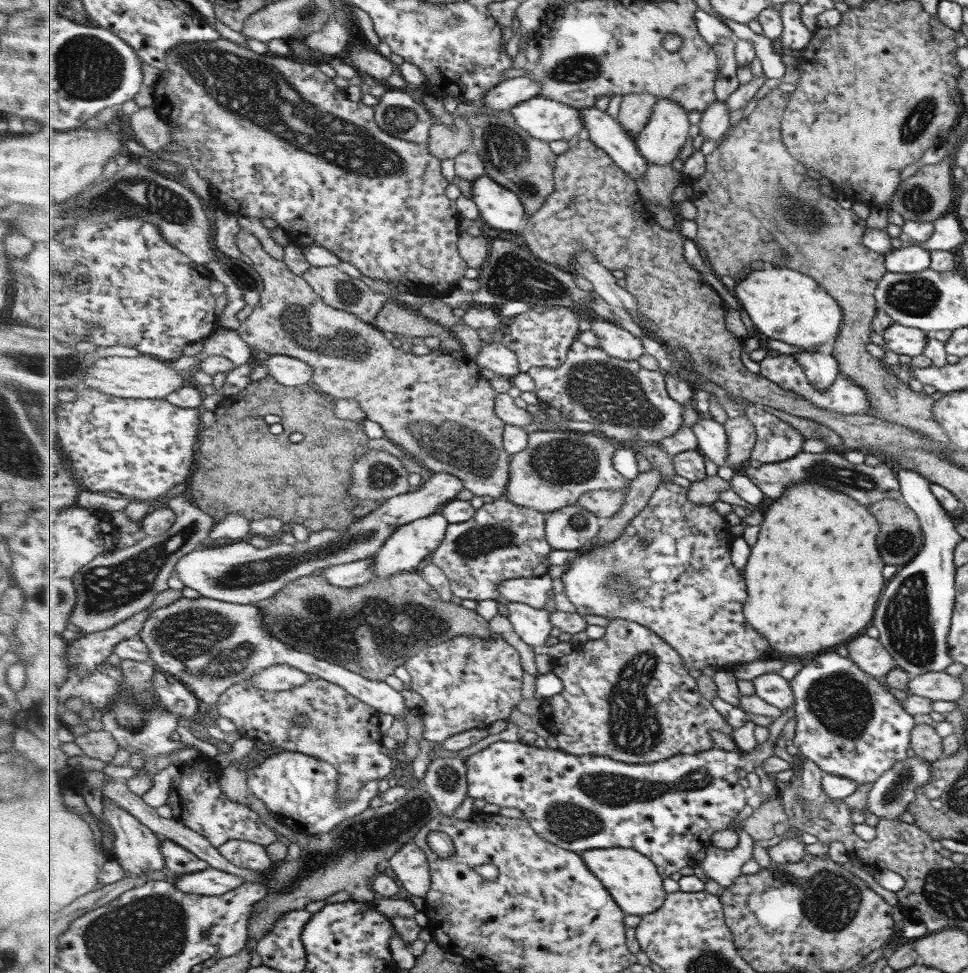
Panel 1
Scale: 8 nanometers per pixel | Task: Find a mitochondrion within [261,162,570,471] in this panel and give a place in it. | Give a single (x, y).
(302, 329)

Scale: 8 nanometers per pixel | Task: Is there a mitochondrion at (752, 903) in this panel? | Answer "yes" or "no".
no

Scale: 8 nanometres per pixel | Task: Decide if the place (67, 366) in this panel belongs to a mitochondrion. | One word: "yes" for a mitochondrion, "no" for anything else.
yes

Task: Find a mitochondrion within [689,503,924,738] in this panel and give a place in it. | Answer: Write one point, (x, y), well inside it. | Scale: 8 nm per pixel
(896, 542)

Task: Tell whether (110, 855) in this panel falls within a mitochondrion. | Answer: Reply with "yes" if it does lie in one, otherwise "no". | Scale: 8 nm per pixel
no

